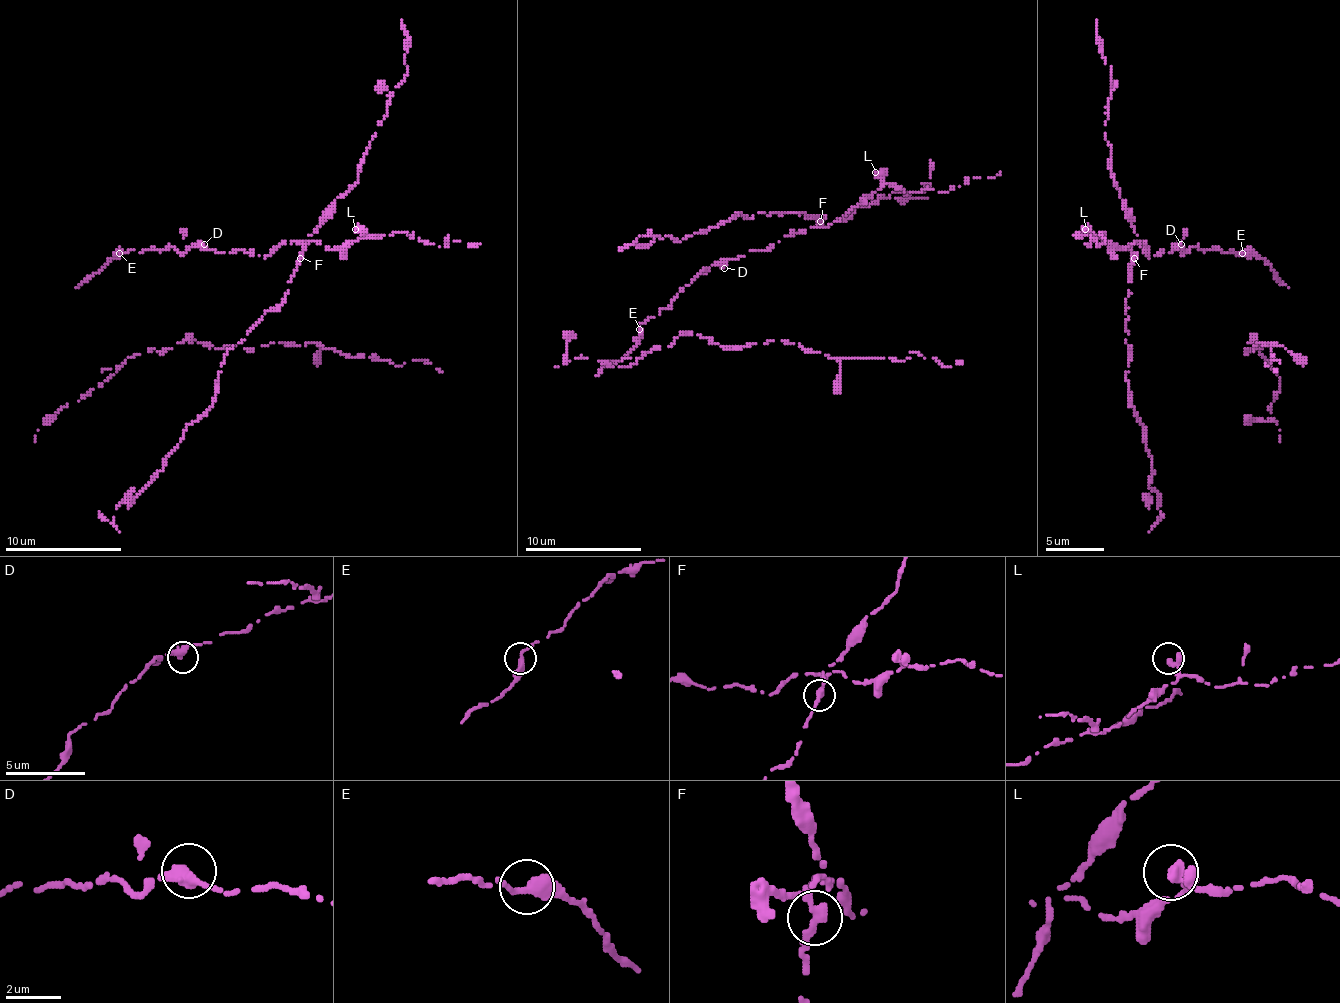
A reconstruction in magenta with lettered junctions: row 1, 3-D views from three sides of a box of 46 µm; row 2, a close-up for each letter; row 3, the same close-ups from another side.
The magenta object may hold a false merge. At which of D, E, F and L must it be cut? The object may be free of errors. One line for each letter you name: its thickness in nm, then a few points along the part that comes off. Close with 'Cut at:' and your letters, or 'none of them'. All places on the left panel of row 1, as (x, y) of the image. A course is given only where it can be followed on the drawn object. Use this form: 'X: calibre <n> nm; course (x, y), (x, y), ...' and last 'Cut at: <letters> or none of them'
F: calibre 320 nm; course (300, 258), (282, 302), (227, 351), (215, 401), (186, 427), (160, 471), (131, 494), (111, 523), (99, 511)
Cut at: F

